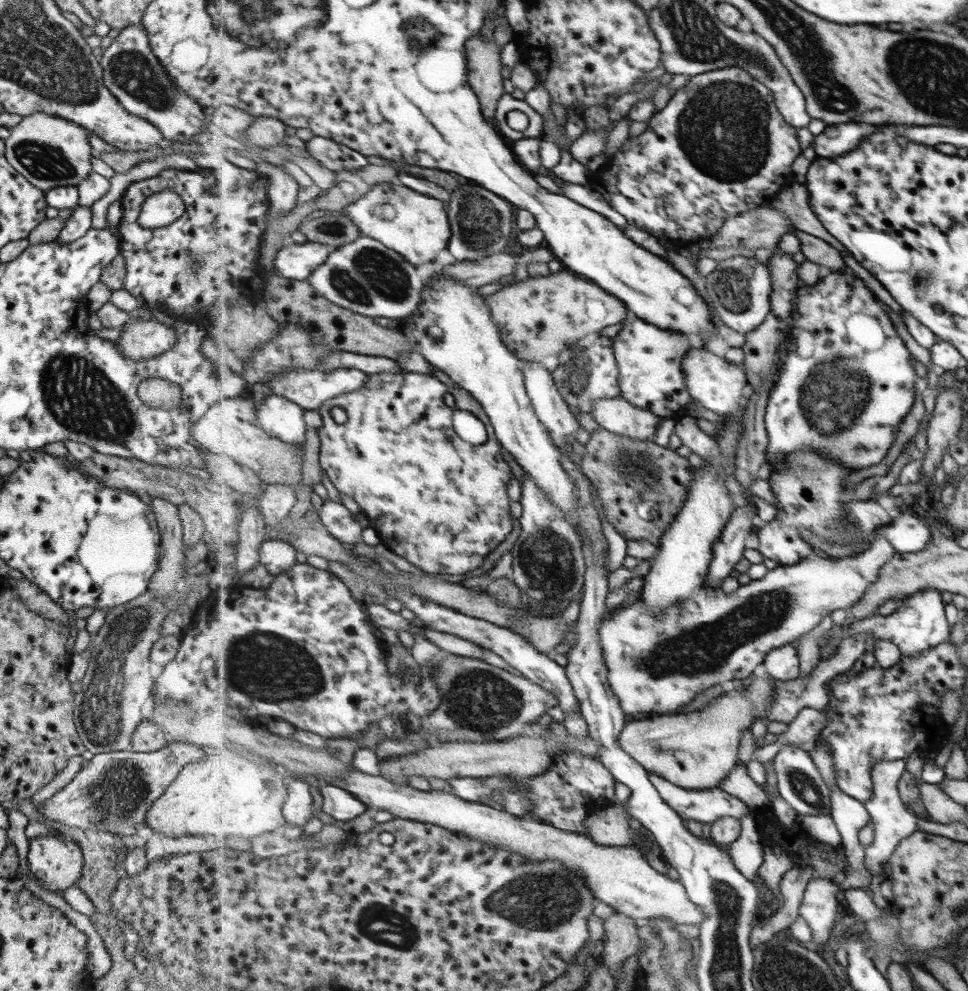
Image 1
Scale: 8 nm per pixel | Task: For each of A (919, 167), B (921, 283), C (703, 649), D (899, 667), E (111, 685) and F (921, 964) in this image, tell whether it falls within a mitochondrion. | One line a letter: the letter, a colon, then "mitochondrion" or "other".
A: other
B: mitochondrion
C: mitochondrion
D: other
E: mitochondrion
F: other

